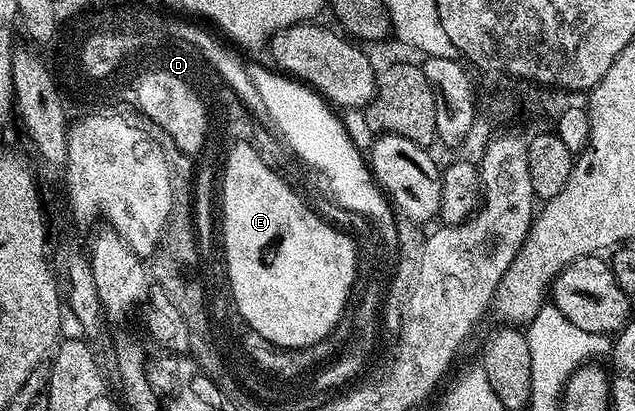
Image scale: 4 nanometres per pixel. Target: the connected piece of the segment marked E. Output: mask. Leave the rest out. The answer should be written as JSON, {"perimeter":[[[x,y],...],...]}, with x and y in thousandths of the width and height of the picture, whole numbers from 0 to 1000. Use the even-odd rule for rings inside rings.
{"perimeter":[[[378,360],[364,375],[364,387],[348,404],[348,440],[351,438],[351,477],[348,467],[348,491],[351,482],[351,618],[357,625],[357,655],[354,672],[367,681],[364,693],[364,720],[369,725],[369,740],[376,754],[380,771],[392,779],[392,788],[405,796],[405,808],[428,835],[431,842],[441,842],[447,849],[461,847],[469,832],[494,830],[504,810],[517,803],[521,788],[521,764],[531,759],[540,723],[546,708],[551,684],[551,652],[546,637],[548,613],[542,579],[532,579],[528,560],[513,560],[506,543],[494,540],[490,521],[477,513],[477,501],[468,496],[472,474],[461,467],[458,472],[460,445],[450,443],[446,433],[438,433],[430,416],[420,414],[420,404],[414,394],[408,394],[411,380],[409,367],[389,365]]]}

